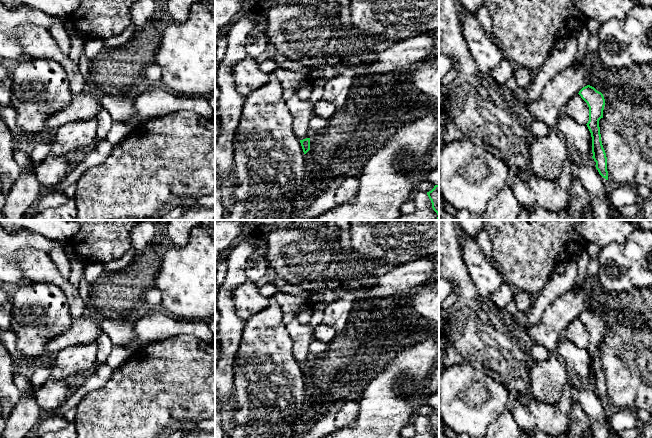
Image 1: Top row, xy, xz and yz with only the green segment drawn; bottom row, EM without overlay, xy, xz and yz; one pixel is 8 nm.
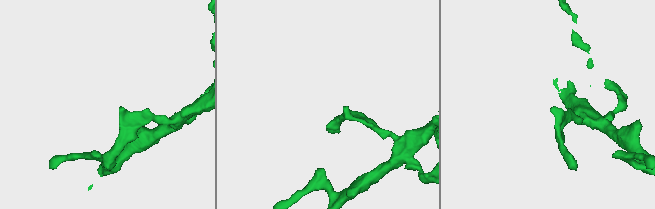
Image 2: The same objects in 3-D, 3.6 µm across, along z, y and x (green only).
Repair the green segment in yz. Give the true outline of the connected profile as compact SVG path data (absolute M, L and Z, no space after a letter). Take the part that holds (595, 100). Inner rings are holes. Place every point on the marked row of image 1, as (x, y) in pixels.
M587 85L579 93L589 107L589 121L586 124L592 137L592 158L596 162L599 174L608 180L607 157L601 141L599 120L603 118L605 99L601 92Z

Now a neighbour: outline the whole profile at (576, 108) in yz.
M579 94L568 100L563 112L579 124L586 125L589 121L589 107Z

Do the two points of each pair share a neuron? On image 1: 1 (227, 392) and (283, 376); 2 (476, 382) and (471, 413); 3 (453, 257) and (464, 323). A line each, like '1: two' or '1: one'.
1: two
2: one
3: one

